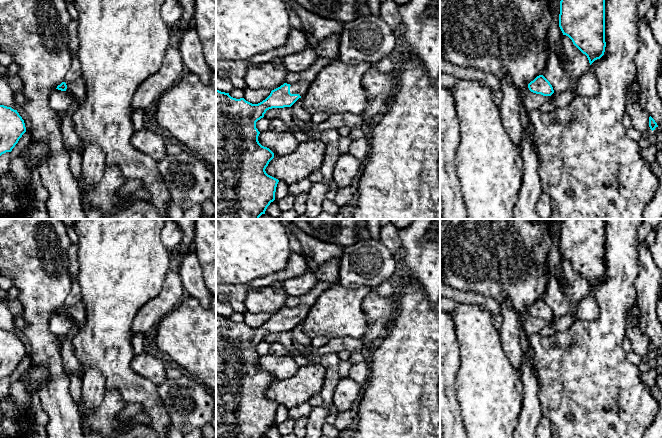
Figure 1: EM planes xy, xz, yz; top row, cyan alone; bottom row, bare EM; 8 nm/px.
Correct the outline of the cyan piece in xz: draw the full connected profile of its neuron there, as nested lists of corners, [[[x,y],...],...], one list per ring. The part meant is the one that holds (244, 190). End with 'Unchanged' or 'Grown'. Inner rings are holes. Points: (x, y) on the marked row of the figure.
[[[334,35],[319,43],[316,48],[317,59],[301,73],[300,80],[294,85],[284,83],[258,104],[216,90],[216,219],[259,219],[275,200],[279,180],[265,171],[274,153],[259,143],[260,132],[256,122],[264,117],[267,110],[291,107],[303,97],[318,73],[337,59],[339,41],[340,35]]]. Grown

